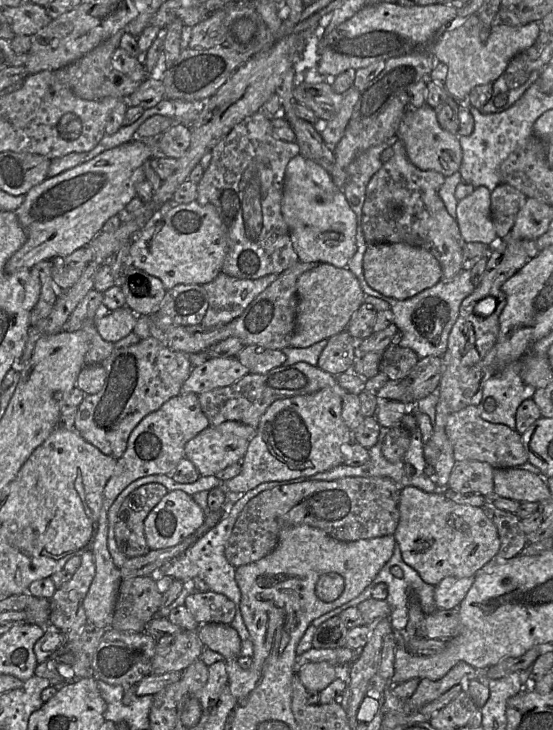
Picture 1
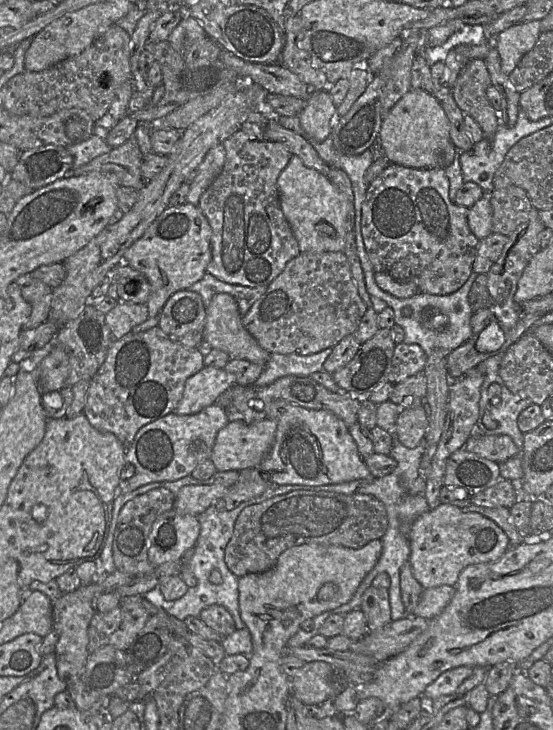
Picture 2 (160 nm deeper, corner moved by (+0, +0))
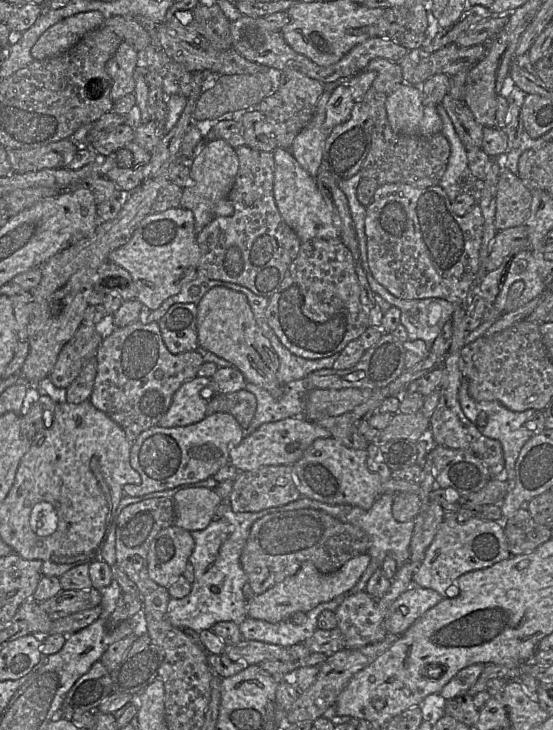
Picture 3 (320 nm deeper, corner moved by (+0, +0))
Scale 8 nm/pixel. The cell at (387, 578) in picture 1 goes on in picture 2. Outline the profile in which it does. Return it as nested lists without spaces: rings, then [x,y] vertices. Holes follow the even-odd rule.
[[[393,434],[393,445],[389,456],[397,462],[397,466],[392,473],[384,477],[374,478],[373,480],[359,479],[339,484],[315,487],[321,488],[321,490],[339,492],[346,495],[355,493],[372,495],[384,504],[388,516],[388,528],[385,535],[381,538],[382,553],[376,565],[363,579],[352,599],[348,603],[323,613],[318,619],[313,619],[314,628],[318,631],[323,622],[329,616],[333,614],[346,615],[353,610],[359,609],[362,604],[362,596],[364,592],[372,585],[373,580],[382,572],[387,573],[391,580],[389,587],[391,620],[400,620],[407,615],[401,598],[400,572],[402,566],[409,560],[410,556],[409,532],[411,526],[419,516],[430,510],[425,496],[411,496],[408,493],[408,490],[419,476],[419,466],[424,450],[425,438],[415,448],[408,448],[404,446]]]

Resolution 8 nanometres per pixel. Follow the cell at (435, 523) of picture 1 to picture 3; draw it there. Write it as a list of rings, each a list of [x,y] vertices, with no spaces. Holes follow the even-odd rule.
[[[446,515],[434,540],[413,576],[413,585],[435,590],[443,598],[457,595],[457,579],[470,571],[484,569],[511,556],[502,522],[470,518],[459,522]]]

